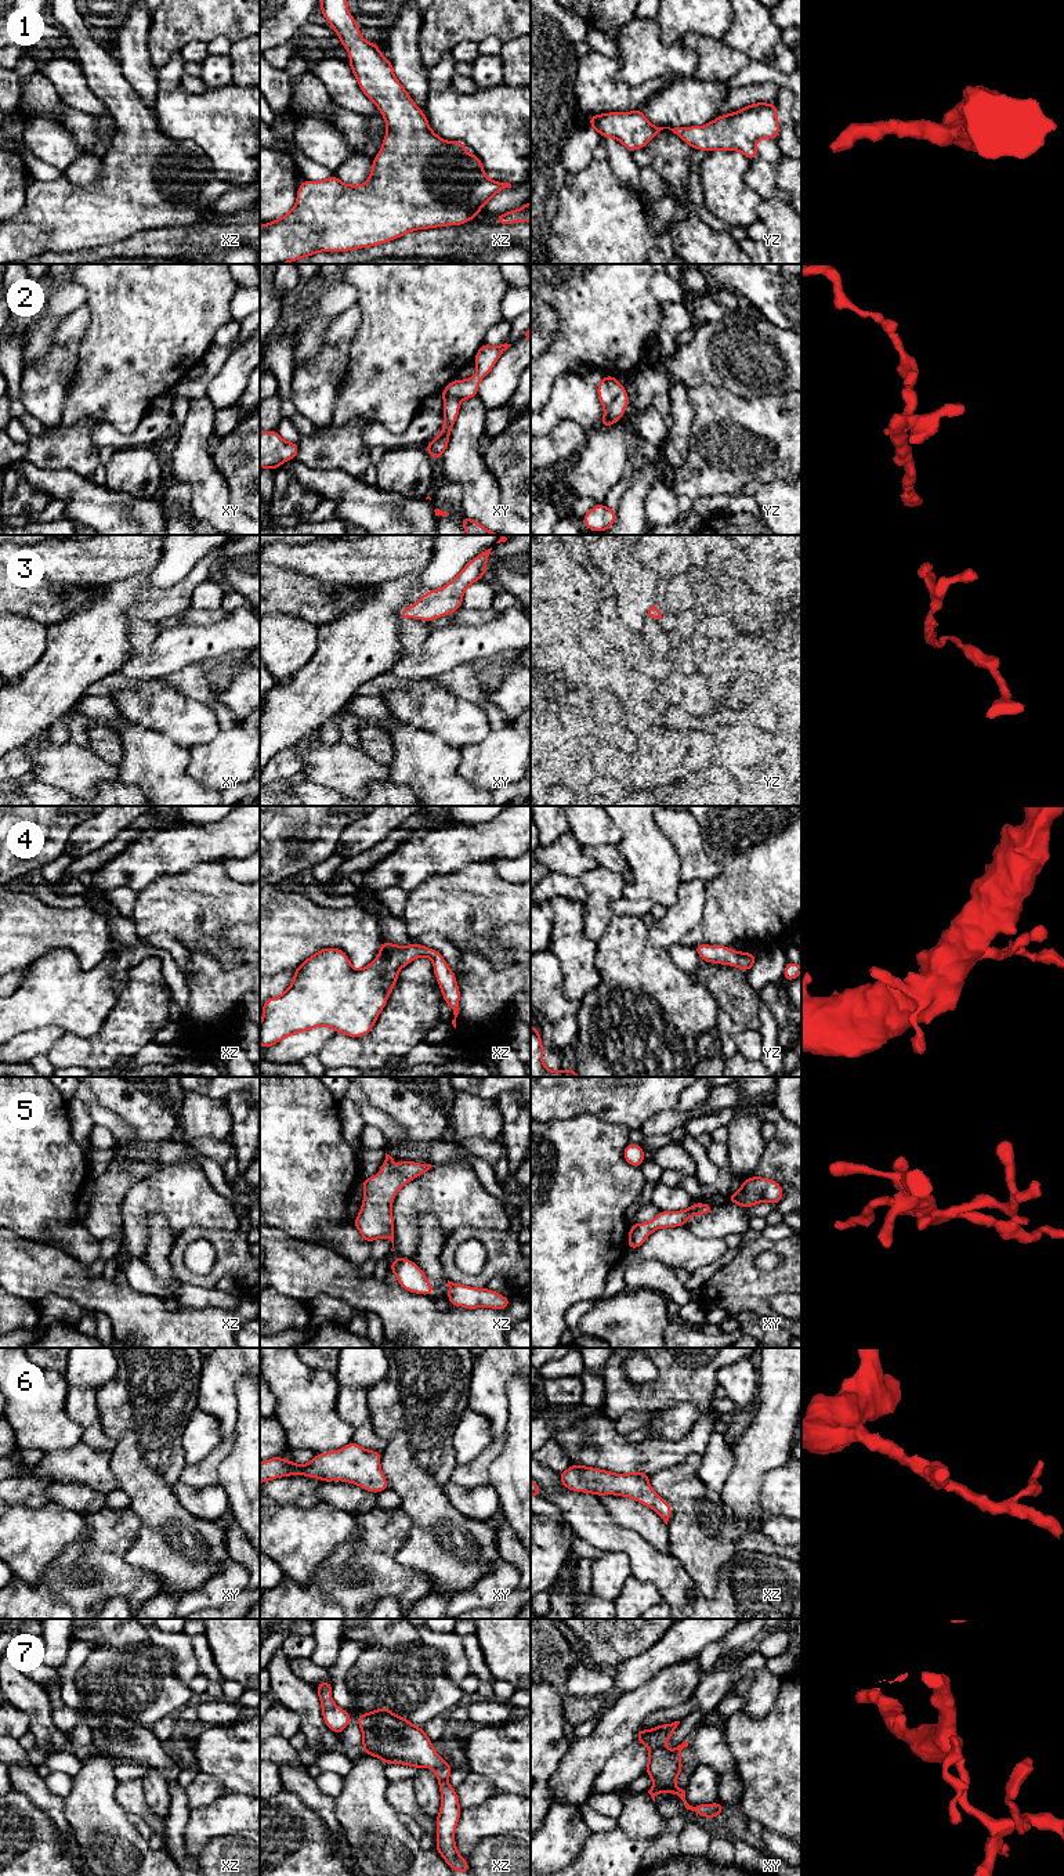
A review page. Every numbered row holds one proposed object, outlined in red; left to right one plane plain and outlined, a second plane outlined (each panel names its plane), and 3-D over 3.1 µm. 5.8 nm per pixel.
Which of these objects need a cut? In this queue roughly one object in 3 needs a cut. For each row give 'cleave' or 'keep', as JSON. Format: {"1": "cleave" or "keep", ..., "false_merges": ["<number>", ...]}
{"1": "keep", "2": "cleave", "3": "keep", "4": "keep", "5": "keep", "6": "keep", "7": "keep", "false_merges": ["2"]}

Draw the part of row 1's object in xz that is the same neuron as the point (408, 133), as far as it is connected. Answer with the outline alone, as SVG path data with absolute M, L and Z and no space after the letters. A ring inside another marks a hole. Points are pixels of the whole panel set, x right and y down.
M321 0L321 11L340 37L341 46L348 50L352 73L362 93L380 109L387 123L387 134L383 138L381 151L373 158L372 173L365 184L348 185L336 174L322 181L305 180L297 188L294 207L283 217L260 225L260 264L293 263L318 252L334 253L377 246L410 234L413 229L466 224L477 217L497 192L511 188L510 182L489 180L484 173L481 159L475 153L468 155L463 151L467 144L446 142L430 129L424 111L413 104L409 93L394 76L391 61L384 58L377 44L361 37L361 26L348 12L347 0Z

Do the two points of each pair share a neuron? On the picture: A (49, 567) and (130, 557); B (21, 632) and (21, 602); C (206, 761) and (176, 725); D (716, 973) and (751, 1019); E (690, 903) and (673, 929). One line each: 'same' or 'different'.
A: same
B: different
C: different
D: same
E: same

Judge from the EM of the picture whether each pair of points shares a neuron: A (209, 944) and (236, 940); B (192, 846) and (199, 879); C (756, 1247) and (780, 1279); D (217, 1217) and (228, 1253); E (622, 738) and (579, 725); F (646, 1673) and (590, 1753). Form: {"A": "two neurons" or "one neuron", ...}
{"A": "one neuron", "B": "two neurons", "C": "one neuron", "D": "two neurons", "E": "one neuron", "F": "two neurons"}

